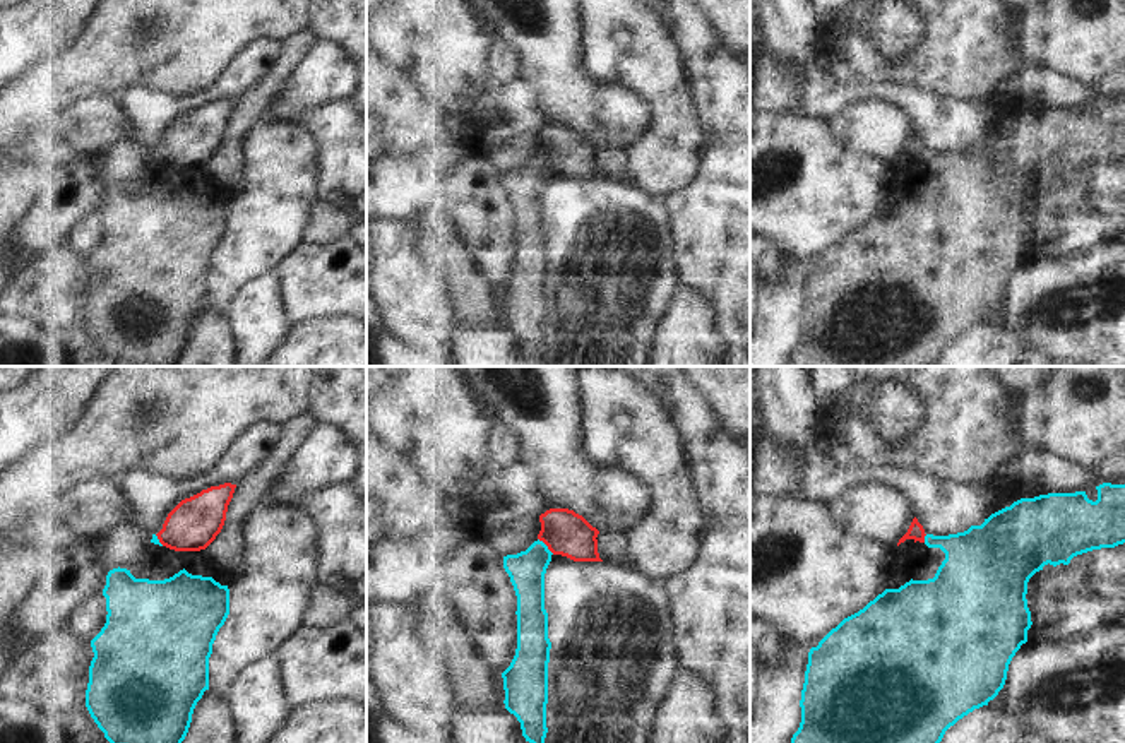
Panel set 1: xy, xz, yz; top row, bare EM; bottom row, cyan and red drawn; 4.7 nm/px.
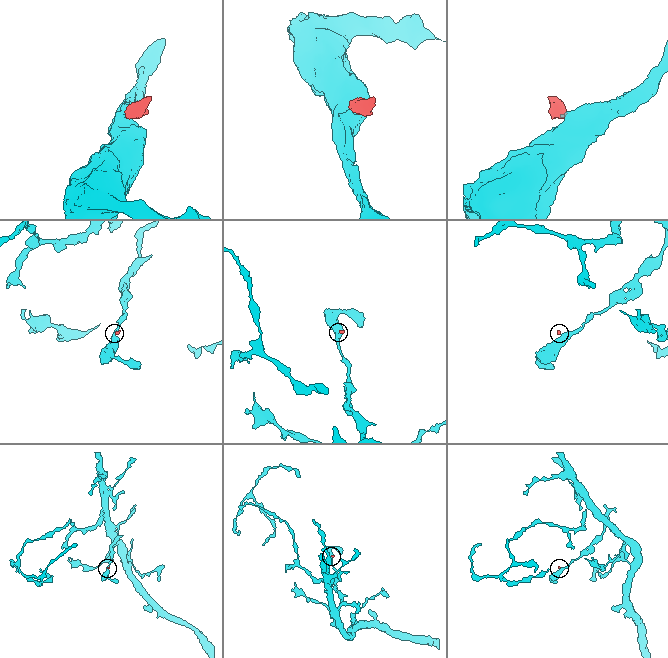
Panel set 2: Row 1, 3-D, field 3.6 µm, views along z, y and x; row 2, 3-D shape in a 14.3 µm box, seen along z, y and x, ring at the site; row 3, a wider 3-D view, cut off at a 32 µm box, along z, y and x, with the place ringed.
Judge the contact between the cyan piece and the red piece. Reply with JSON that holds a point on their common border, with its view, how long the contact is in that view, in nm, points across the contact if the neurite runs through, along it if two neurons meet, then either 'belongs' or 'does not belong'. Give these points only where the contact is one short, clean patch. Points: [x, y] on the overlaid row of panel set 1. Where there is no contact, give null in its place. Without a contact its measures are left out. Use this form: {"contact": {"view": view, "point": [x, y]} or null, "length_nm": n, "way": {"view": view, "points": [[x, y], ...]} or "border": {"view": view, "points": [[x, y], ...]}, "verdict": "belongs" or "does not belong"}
{"contact": {"view": "xz", "point": [547, 546]}, "length_nm": 110, "border": {"view": "xz", "points": [[538, 538], [553, 553]]}, "verdict": "does not belong"}

